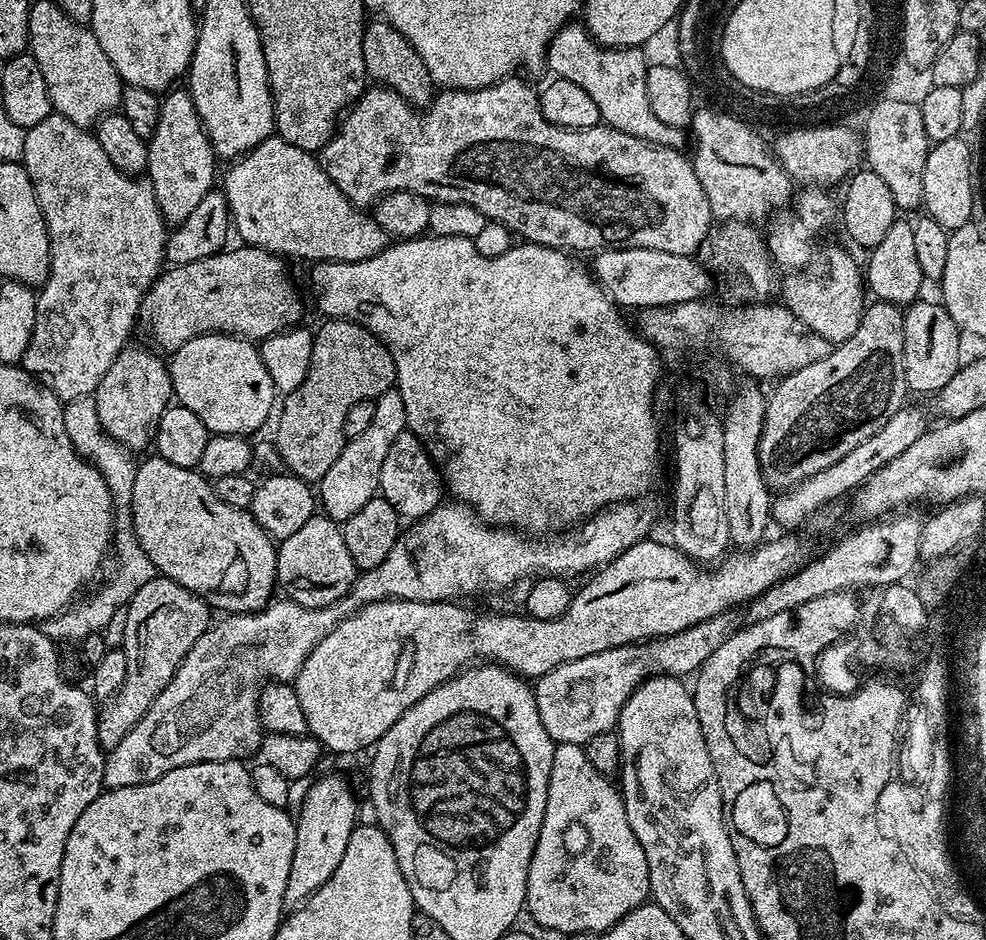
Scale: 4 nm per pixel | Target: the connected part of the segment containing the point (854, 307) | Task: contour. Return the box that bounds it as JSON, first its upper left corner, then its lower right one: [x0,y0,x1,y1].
[782,248,866,346]

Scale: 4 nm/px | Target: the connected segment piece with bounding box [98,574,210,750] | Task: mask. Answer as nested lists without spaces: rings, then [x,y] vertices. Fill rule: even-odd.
[[[156,575],[146,582],[138,594],[127,604],[123,613],[124,642],[122,649],[128,659],[125,681],[117,694],[109,699],[98,712],[98,738],[100,746],[110,750],[138,726],[138,722],[154,706],[154,698],[170,686],[180,663],[190,654],[194,642],[210,626],[210,605],[198,594],[178,586],[170,578]]]

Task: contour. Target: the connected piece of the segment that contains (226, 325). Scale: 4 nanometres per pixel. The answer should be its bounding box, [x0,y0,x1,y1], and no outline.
[138,247,304,353]

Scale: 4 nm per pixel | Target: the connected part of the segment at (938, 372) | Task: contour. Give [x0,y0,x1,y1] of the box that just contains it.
[904,299,962,394]

